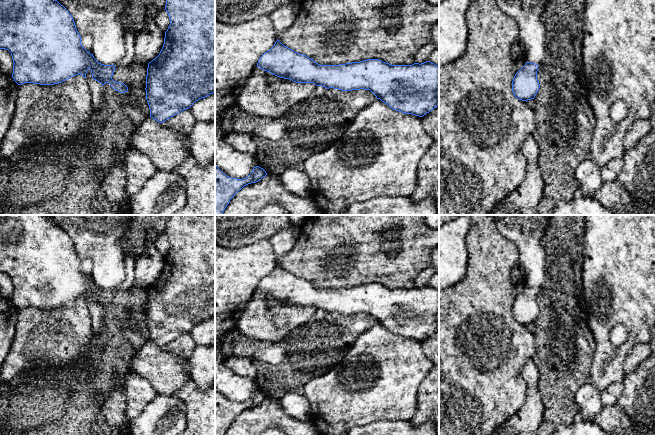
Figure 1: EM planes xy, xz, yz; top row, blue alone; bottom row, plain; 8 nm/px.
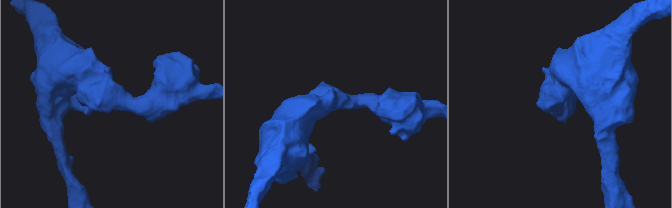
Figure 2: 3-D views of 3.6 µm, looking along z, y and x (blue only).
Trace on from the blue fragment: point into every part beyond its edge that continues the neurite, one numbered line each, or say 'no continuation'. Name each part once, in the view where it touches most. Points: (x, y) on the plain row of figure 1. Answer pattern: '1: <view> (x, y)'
no continuation

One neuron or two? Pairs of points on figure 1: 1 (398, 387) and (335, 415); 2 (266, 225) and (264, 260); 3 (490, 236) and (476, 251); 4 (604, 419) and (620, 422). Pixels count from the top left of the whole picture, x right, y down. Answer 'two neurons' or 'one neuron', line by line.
1: one neuron
2: two neurons
3: one neuron
4: one neuron

